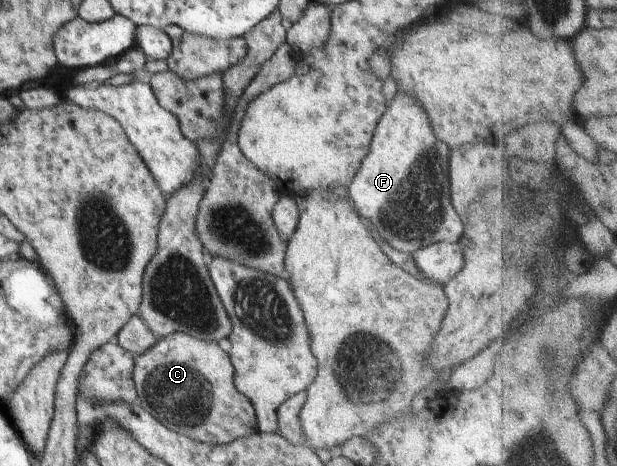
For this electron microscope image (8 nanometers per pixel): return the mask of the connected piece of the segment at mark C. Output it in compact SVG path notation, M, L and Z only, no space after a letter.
M173 332L169 336L158 337L147 352L137 356L133 376L137 390L136 403L169 430L185 435L195 442L231 444L237 438L249 438L259 432L253 404L235 388L235 368L226 346L203 342L184 332Z

